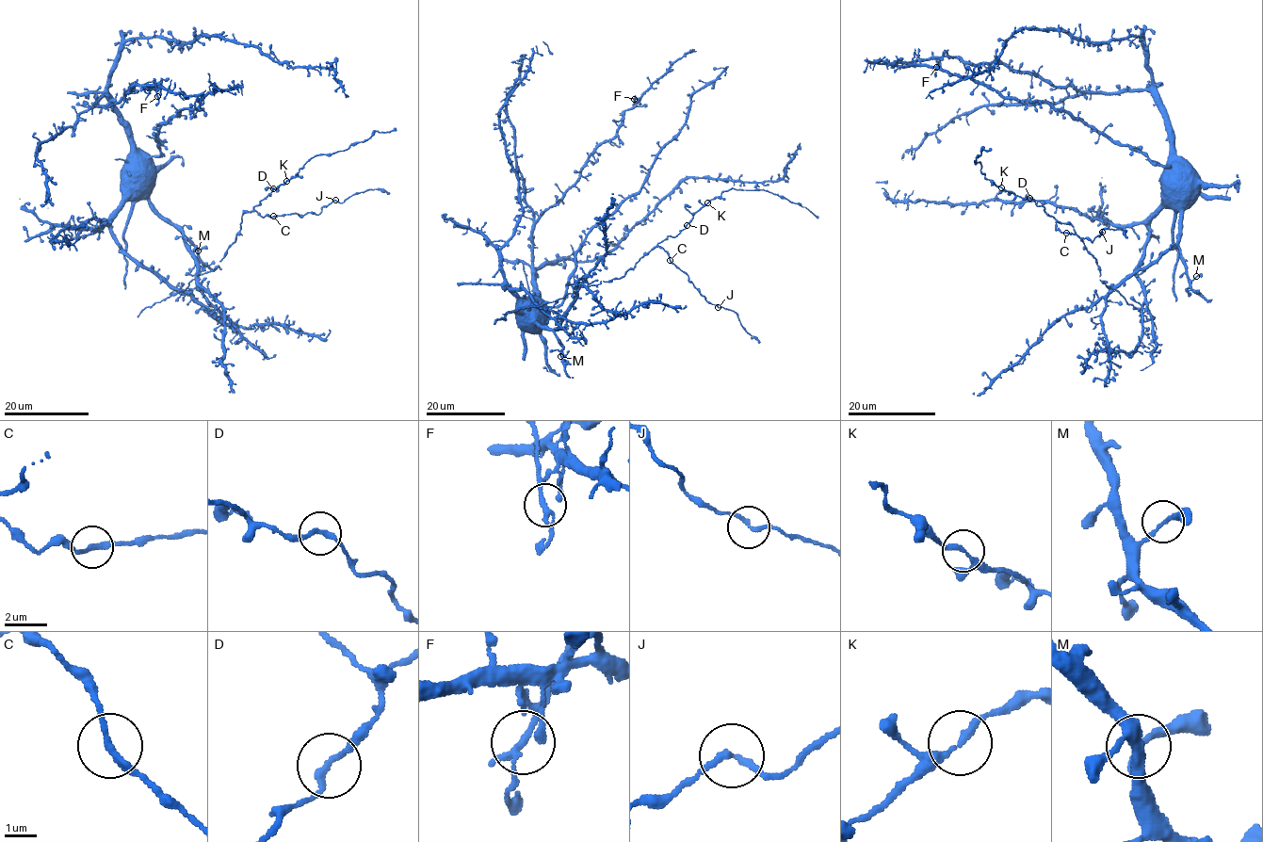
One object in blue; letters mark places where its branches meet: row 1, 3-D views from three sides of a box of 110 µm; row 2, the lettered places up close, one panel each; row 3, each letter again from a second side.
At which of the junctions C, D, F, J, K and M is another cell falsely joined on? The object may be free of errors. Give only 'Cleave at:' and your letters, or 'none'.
Cleave at: none

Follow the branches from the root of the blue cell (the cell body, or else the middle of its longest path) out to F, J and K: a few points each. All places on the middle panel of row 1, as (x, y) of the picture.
F: (534, 307), (543, 305), (532, 267), (532, 225), (576, 181), (588, 156), (616, 135), (634, 99)
J: (534, 307), (538, 306), (535, 321), (556, 328), (582, 286), (623, 277), (658, 246), (705, 299), (718, 307)
K: (534, 307), (538, 306), (535, 321), (556, 328), (582, 286), (623, 277), (661, 241), (675, 236), (707, 203)

